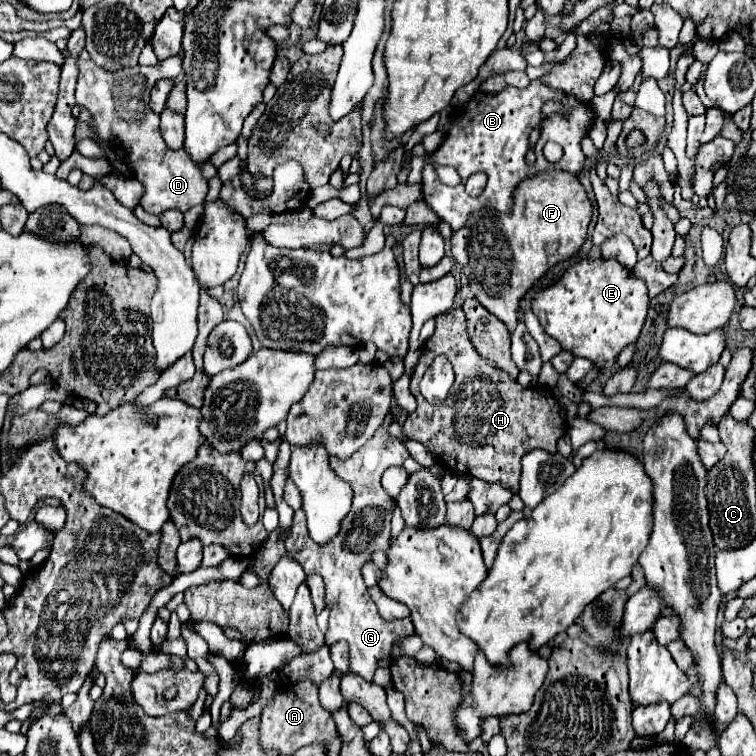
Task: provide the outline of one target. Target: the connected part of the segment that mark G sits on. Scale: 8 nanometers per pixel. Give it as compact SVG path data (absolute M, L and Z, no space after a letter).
M387 413L383 425L375 431L375 435L359 451L355 451L349 459L329 459L331 469L337 473L337 477L347 481L355 491L351 513L349 513L349 517L345 517L339 535L325 545L315 543L307 535L305 513L295 511L293 531L291 531L289 539L285 541L287 555L291 553L293 559L305 569L307 575L317 573L323 577L325 589L327 589L325 601L335 603L331 609L331 615L329 615L329 629L325 633L325 639L329 645L345 639L351 649L349 651L351 653L351 671L365 679L373 679L377 663L389 655L395 637L411 635L415 631L411 621L401 621L401 619L387 621L377 613L377 607L375 607L375 603L367 591L367 585L363 581L363 575L361 575L361 567L371 561L373 551L387 549L389 539L391 539L391 535L389 535L391 515L393 515L397 503L381 487L381 475L385 469L389 469L393 465L403 465L403 461L409 457L405 443L401 439L389 435L391 423L393 423L393 415Z

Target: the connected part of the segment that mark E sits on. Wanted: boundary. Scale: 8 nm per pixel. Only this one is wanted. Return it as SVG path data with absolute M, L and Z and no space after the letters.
M585 259L567 269L555 285L535 295L533 313L563 349L591 359L595 367L609 369L621 349L639 339L647 317L647 287L615 259Z

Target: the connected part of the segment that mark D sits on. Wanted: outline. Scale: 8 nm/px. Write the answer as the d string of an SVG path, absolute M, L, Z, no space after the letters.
M171 57L161 61L157 67L137 65L119 69L115 73L97 67L93 61L79 61L75 99L77 105L89 109L93 125L77 119L75 141L79 143L83 139L91 139L105 141L109 145L115 143L129 161L133 177L145 187L141 207L153 215L161 215L167 209L185 213L191 207L205 203L207 197L207 181L203 179L199 167L193 165L191 157L185 151L173 151L165 145L159 129L159 113L153 113L151 109L139 109L139 105L149 105L149 93L155 81L159 81L161 77L177 77L181 73L181 61L181 57Z

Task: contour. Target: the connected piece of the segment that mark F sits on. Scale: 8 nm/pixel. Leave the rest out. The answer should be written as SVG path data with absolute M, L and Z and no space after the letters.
M555 171L537 173L525 179L517 187L511 215L495 213L491 209L473 213L469 221L465 223L465 227L453 233L451 251L453 251L455 261L463 267L463 273L469 279L469 287L473 295L479 299L479 303L491 315L501 319L507 325L509 333L513 333L521 317L519 303L525 297L525 293L539 281L539 277L543 277L557 263L571 259L575 253L579 253L581 245L587 239L589 221L591 221L591 203L577 177L573 177L571 173L555 173Z

